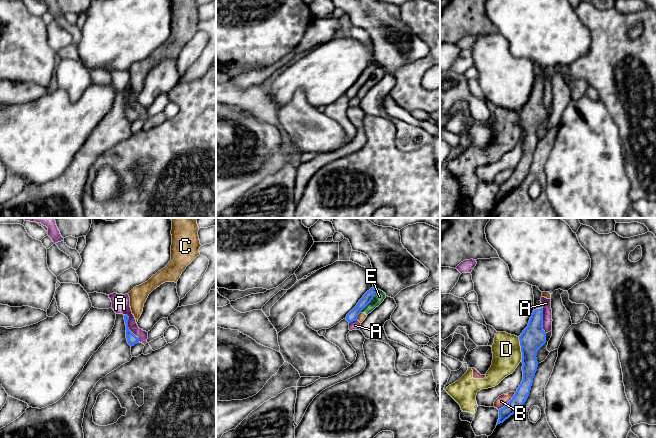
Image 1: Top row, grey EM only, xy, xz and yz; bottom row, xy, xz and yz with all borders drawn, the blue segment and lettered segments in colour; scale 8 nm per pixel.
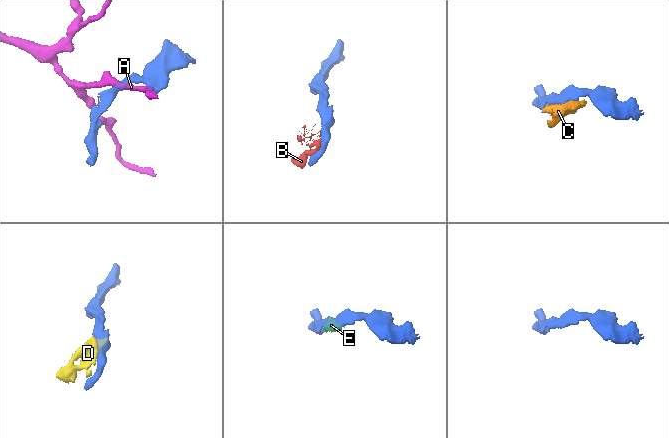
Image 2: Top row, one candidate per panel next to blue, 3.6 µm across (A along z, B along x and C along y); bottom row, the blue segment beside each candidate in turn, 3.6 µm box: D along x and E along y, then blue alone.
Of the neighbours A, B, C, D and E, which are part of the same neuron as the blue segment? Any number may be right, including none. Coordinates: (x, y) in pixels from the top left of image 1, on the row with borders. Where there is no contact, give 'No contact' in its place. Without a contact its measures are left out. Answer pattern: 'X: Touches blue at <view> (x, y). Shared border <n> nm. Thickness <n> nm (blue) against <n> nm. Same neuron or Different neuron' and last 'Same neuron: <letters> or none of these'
A: Touches blue at xy (127, 327). Shared border 260 nm. Thickness 80 nm (blue) against 140 nm. Different neuron
B: Touches blue at yz (508, 402). Shared border 200 nm. Thickness 110 nm (blue) against 90 nm. Different neuron
C: Touches blue at xz (357, 316). Shared border 70 nm. Thickness 80 nm (blue) against 70 nm. Different neuron
D: Touches blue at yz (521, 348). Shared border 190 nm. Thickness 200 nm (blue) against 240 nm. Different neuron
E: Touches blue at xz (370, 301). Shared border 240 nm. Thickness 80 nm (blue) against 90 nm. Different neuron
Same neuron: none of these

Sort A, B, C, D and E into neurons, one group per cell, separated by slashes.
A / B C D E

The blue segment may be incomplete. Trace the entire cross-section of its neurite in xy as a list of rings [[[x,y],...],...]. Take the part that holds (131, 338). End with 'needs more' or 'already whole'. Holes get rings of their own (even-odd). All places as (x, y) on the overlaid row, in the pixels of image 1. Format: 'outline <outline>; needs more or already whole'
outline [[[124,315],[124,320],[125,320],[125,324],[126,324],[126,338],[127,338],[127,342],[128,344],[132,347],[135,344],[139,343],[139,338],[136,337],[128,328],[128,320],[129,317],[127,315]]]; already whole

